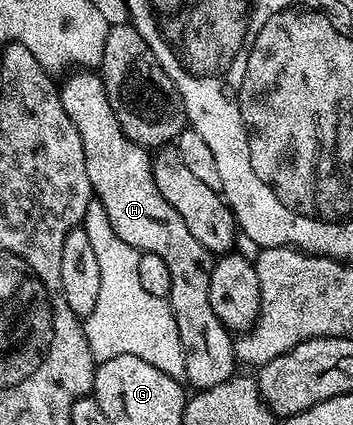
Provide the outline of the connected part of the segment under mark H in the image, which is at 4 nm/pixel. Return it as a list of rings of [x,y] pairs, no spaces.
[[[72,71],[64,79],[64,85],[62,81],[59,86],[62,107],[78,127],[78,135],[82,135],[86,175],[90,175],[95,200],[106,211],[114,235],[141,253],[158,255],[170,271],[170,295],[166,300],[178,323],[187,384],[199,391],[226,383],[226,379],[237,376],[238,362],[233,334],[220,322],[218,315],[214,315],[214,307],[210,307],[213,254],[190,235],[182,215],[178,215],[162,197],[162,191],[158,191],[152,174],[153,158],[145,146],[134,144],[122,131],[99,72]]]

